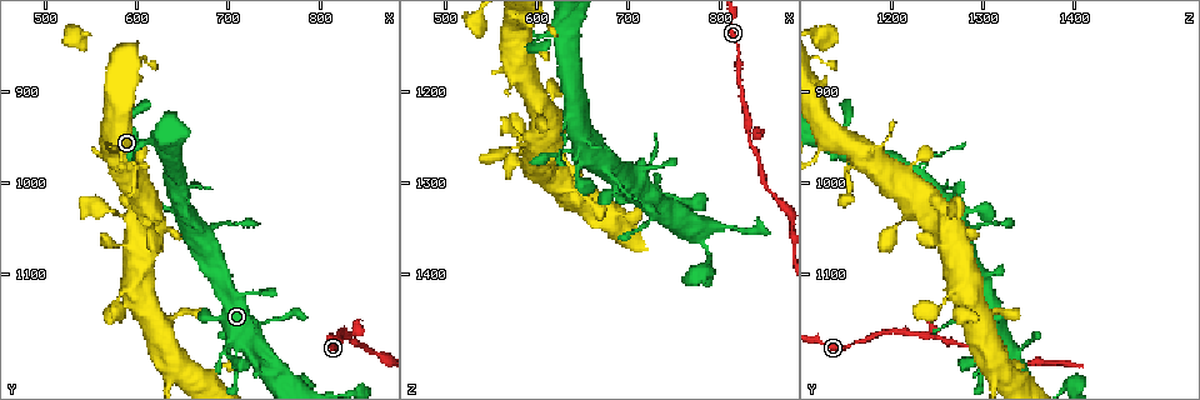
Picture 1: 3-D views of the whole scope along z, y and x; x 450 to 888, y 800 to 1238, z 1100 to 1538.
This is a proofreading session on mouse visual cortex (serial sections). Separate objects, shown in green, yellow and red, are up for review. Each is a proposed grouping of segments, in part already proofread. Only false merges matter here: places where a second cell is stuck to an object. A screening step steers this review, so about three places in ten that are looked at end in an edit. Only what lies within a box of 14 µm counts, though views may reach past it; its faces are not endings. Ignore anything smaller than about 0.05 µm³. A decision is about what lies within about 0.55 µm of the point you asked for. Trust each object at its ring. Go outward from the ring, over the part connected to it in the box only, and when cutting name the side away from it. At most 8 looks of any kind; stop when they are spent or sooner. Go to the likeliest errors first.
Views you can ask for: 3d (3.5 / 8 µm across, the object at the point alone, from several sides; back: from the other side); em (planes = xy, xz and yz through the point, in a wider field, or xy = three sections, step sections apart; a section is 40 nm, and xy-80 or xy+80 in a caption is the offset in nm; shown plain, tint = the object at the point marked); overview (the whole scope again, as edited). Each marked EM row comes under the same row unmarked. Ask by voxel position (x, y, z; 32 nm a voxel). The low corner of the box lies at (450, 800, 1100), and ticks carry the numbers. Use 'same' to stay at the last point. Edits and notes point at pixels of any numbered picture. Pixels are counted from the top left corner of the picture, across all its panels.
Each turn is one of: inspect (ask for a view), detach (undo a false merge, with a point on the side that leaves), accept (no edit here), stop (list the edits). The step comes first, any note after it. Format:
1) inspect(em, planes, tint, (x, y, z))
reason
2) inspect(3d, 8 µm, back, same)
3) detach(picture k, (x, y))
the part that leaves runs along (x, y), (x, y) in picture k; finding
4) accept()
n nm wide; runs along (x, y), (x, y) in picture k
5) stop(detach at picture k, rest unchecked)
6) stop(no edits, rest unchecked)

inspect(3d, 3.5 µm, (830, 1170, 1240))

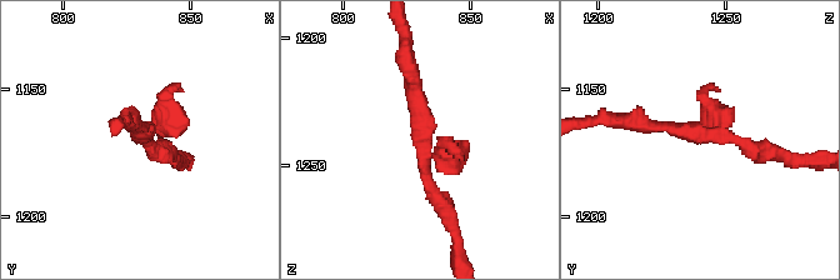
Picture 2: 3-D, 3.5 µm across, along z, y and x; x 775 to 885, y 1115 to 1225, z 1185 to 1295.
inspect(em, xy, step 5, tint, (832, 1168, 1243))
now the EM

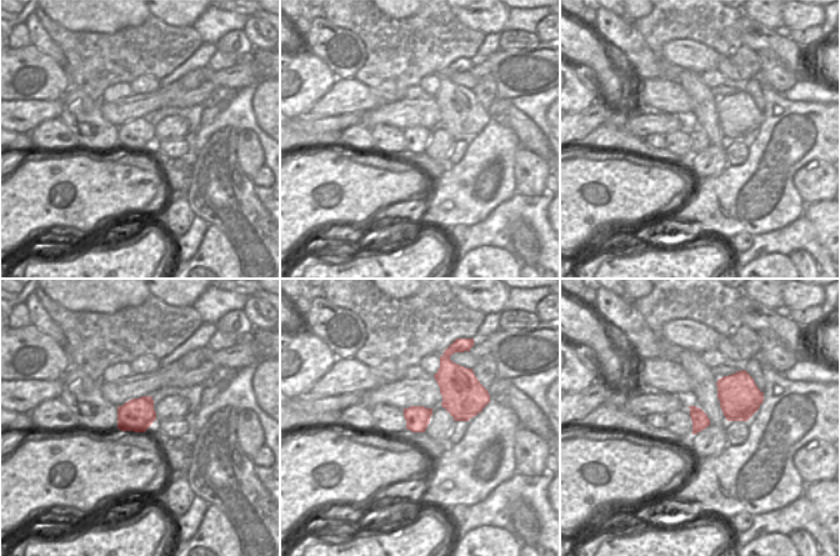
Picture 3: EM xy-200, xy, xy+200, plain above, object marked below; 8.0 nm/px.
detach(picture 2, (446, 144))
200 nm wide; the part that leaves runs along (159, 124), (168, 116), (163, 100), (179, 89) in picture 2; two cells meet here

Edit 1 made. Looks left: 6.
inspect(3d, 3.5 µm, (595, 995, 1150))
thick turns thin

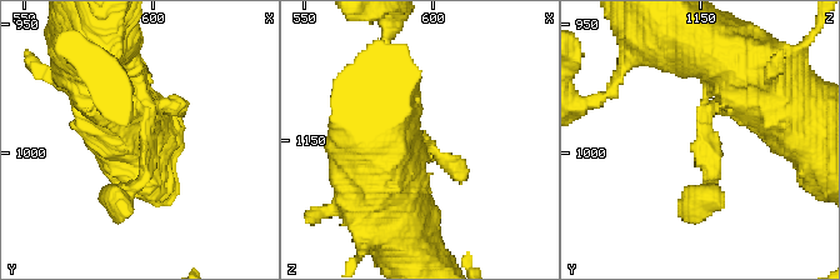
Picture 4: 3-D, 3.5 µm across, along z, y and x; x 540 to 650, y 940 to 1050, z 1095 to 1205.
accept()
runs along (746, 73), (704, 99), (714, 173), (695, 206) in picture 4; continuous, no second cell

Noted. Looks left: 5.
inspect(3d, 3.5 µm, (615, 1030, 1220))

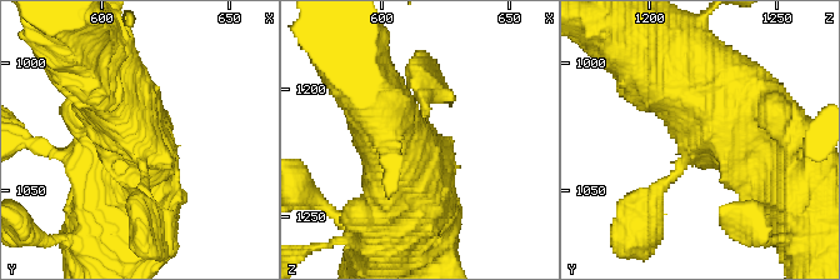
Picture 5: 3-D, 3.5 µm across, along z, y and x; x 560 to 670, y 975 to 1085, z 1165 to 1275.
inspect(em, planes, tint, (615, 1031, 1219))

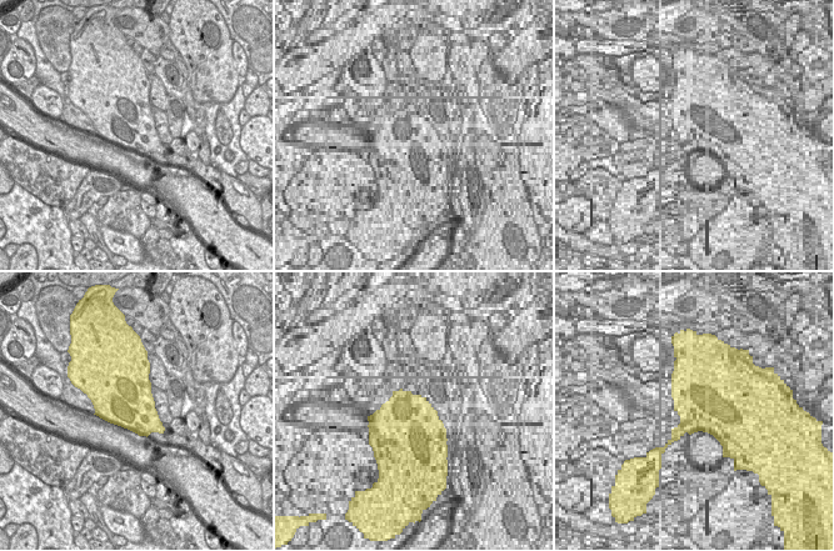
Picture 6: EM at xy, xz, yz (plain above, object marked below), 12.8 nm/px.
accept()
runs along (666, 48), (781, 163) in picture 5; all the same cell

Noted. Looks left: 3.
stop(detach at picture 2, rest unchecked)

